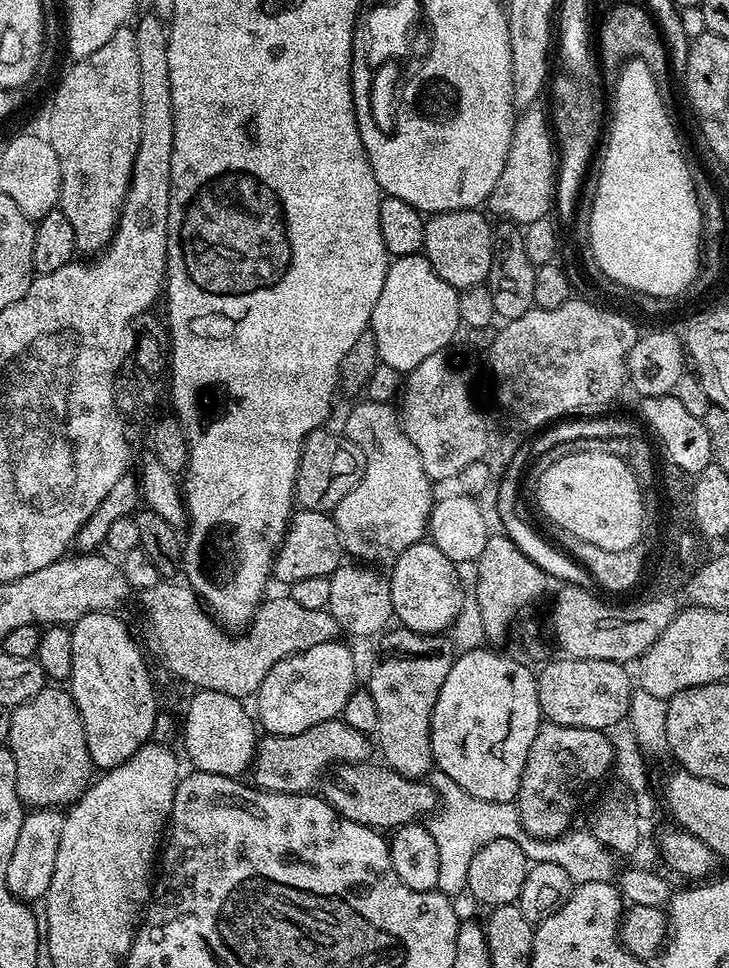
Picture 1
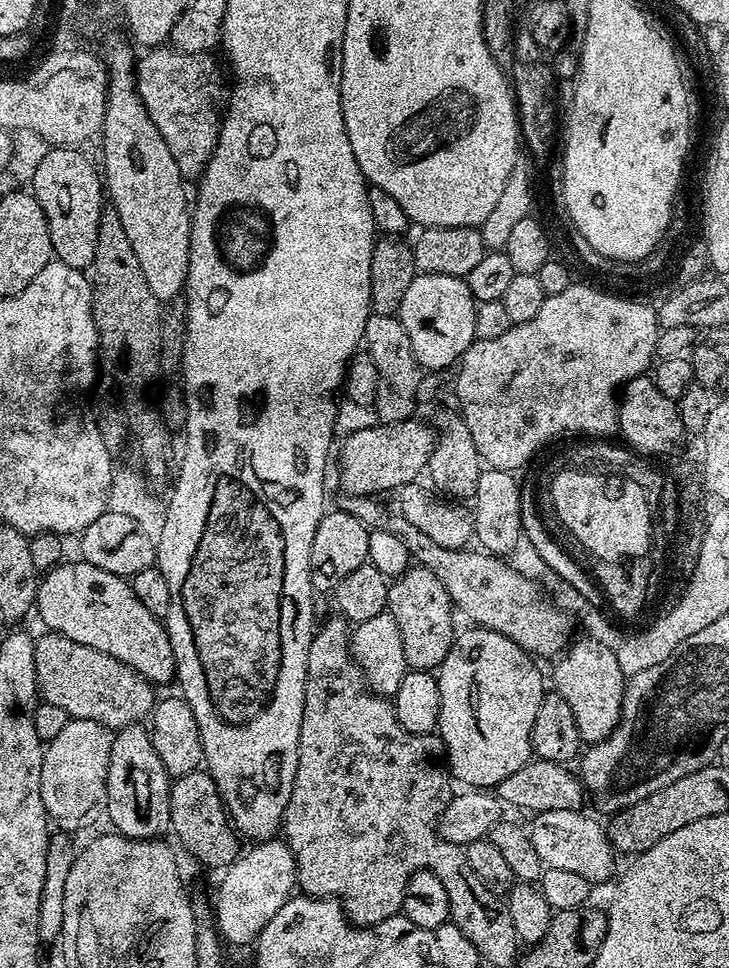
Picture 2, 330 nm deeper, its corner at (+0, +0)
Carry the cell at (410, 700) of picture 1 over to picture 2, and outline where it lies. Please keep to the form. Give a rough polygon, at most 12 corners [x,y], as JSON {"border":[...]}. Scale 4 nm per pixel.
{"border":[[430,569],[388,585],[412,670],[436,670],[452,648],[454,607]]}

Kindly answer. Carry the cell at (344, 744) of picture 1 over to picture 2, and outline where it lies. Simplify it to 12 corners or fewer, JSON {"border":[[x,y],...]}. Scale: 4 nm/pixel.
{"border":[[206,770],[171,781],[171,831],[200,864],[241,851]]}

